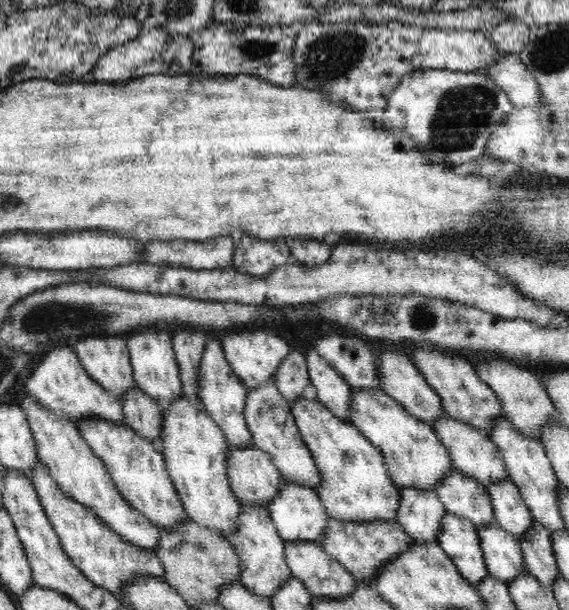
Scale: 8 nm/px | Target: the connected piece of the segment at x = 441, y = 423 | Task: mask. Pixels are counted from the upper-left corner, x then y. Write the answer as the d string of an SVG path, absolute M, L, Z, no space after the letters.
M448 415L438 418L432 424L432 429L442 441L442 445L448 449L448 454L452 457L452 466L461 473L475 478L485 486L490 482L500 482L500 480L508 479L504 457L498 450L498 445L492 443L487 434L482 433L479 429L466 422L456 420Z

